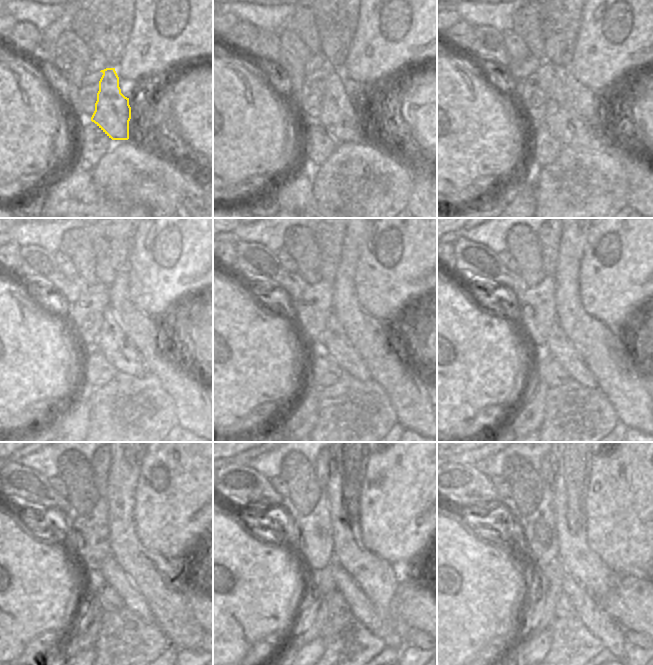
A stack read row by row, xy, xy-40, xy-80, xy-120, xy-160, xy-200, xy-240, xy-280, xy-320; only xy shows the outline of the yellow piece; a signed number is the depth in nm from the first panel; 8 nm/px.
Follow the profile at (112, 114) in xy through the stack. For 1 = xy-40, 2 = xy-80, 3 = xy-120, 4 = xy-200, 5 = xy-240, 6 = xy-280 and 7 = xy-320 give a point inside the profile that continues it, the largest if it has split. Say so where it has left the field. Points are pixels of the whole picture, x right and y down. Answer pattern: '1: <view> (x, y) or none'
1: xy-40 (339, 116)
2: xy-80 (561, 119)
3: xy-120 (112, 342)
4: xy-200 (558, 346)
5: xy-240 (112, 574)
6: xy-280 (362, 608)
7: xy-320 (600, 624)

